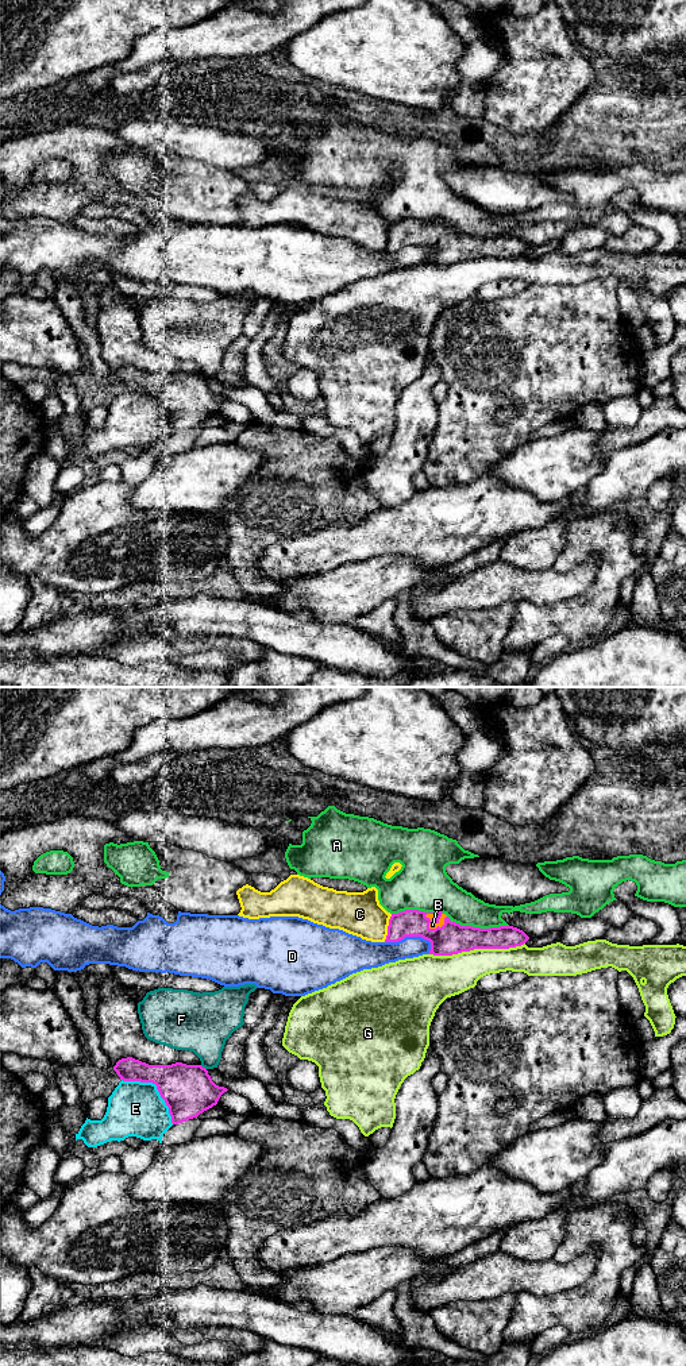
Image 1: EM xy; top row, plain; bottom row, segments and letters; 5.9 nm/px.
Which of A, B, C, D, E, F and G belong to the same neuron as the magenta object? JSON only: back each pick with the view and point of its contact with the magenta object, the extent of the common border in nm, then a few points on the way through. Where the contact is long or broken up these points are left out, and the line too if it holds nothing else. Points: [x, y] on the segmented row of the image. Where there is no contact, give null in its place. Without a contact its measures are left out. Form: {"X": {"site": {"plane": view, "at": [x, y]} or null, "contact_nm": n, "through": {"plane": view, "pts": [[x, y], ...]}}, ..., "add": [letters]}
{"B": {"site": {"plane": "xy", "at": [436, 919]}, "contact_nm": 140}, "add": ["B"]}

